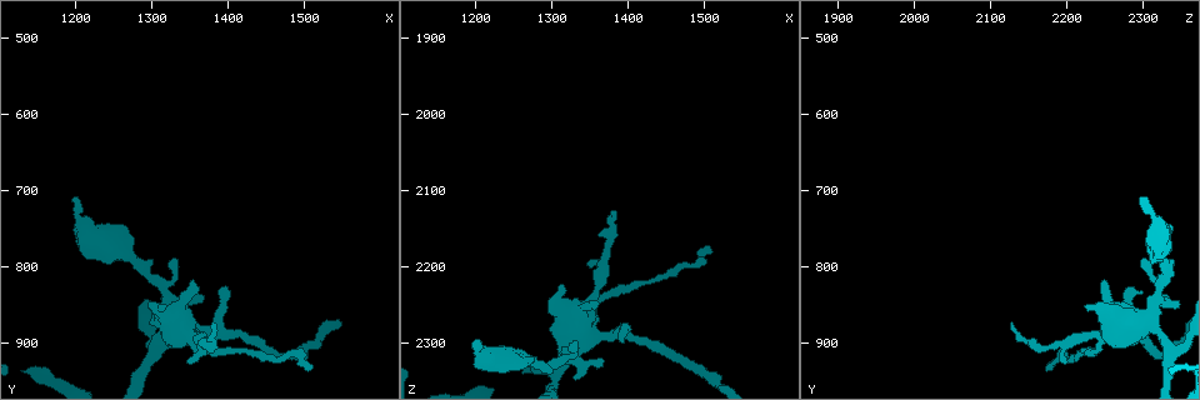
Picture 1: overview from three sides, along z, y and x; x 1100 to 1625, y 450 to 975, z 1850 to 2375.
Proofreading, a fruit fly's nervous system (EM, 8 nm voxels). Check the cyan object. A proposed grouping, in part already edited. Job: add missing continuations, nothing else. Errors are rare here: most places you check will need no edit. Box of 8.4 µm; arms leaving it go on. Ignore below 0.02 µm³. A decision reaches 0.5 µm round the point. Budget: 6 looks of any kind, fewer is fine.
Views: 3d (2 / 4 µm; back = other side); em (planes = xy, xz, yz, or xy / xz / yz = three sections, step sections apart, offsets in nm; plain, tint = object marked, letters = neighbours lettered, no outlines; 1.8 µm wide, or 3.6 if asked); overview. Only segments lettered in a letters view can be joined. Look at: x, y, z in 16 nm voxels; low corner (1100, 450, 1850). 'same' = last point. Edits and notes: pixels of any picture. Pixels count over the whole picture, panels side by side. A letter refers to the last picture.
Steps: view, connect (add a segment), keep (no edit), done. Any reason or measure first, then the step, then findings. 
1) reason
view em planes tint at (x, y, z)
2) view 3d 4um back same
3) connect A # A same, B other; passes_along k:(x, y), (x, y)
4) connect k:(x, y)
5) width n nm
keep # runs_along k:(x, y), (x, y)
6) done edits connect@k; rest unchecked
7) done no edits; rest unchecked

end of a long branch
view 3d 2um at (1510, 935, 2180)

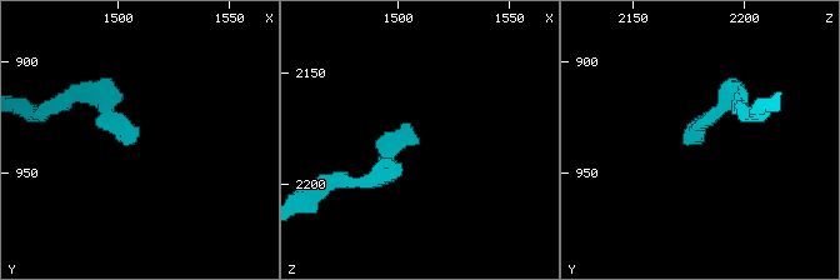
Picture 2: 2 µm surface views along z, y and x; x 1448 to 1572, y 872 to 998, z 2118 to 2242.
shape alone is not enough
view em xz step 16 tint at (1509, 936, 2181)

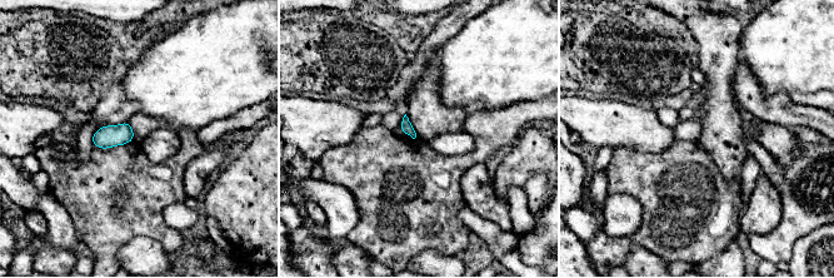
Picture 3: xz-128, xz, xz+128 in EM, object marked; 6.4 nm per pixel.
cut it another way
view em planes letters same

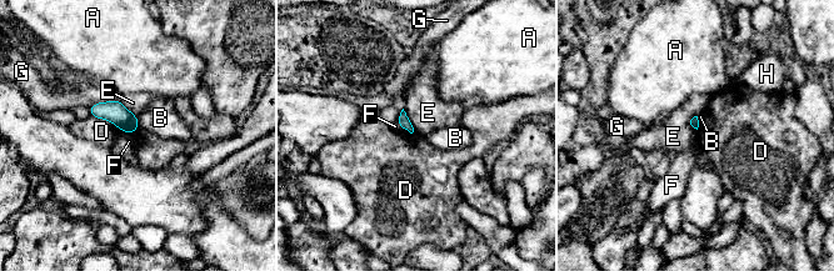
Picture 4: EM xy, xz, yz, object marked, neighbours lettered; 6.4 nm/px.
keep # A other, B other, D other, E other, F other, G other, H other; border 4:(403, 108), (414, 131); no lettered segment goes on from it

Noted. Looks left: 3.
branch stops here
view em xz step 4 letters at (1365, 840, 2335)

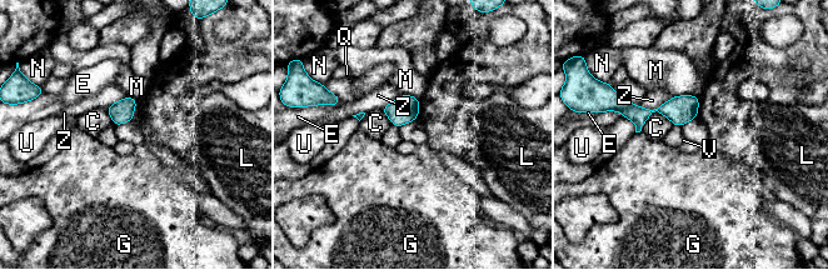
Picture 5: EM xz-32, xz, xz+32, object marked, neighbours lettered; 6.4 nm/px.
keep # C other, E other, G other, L other, M other, N other, Q other, U other, V other, Z other; runs_along 5:(696, 100), (683, 109), (622, 108); no lettered segment goes on from it

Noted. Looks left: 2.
an open end
view 3d 4um back at (1380, 875, 2130)

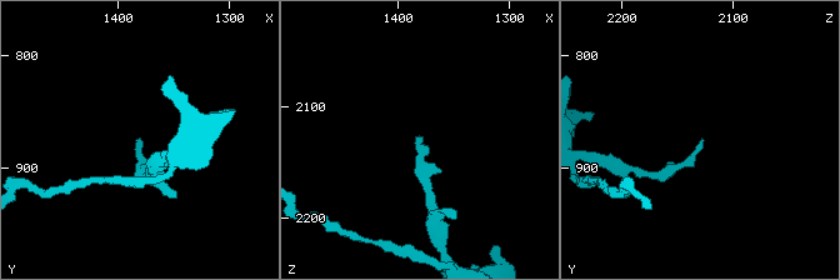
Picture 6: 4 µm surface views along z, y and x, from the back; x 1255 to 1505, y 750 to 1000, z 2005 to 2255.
now the EM
view em planes letters at (1378, 874, 2126)

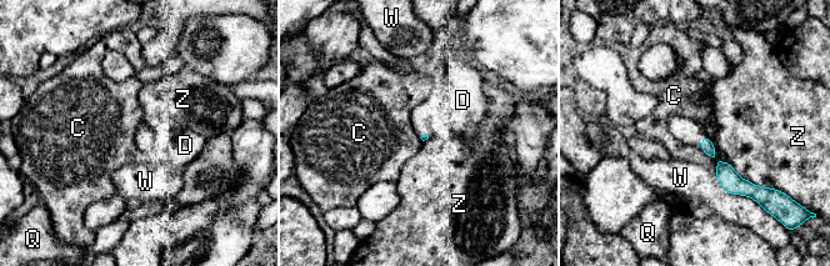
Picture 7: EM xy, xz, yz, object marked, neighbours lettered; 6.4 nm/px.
keep # C other, D other, Q other, W other, Z other; runs_along 7:(704, 140), (725, 171), (746, 190); none of them fits

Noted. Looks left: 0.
done no edits; rest unchecked

